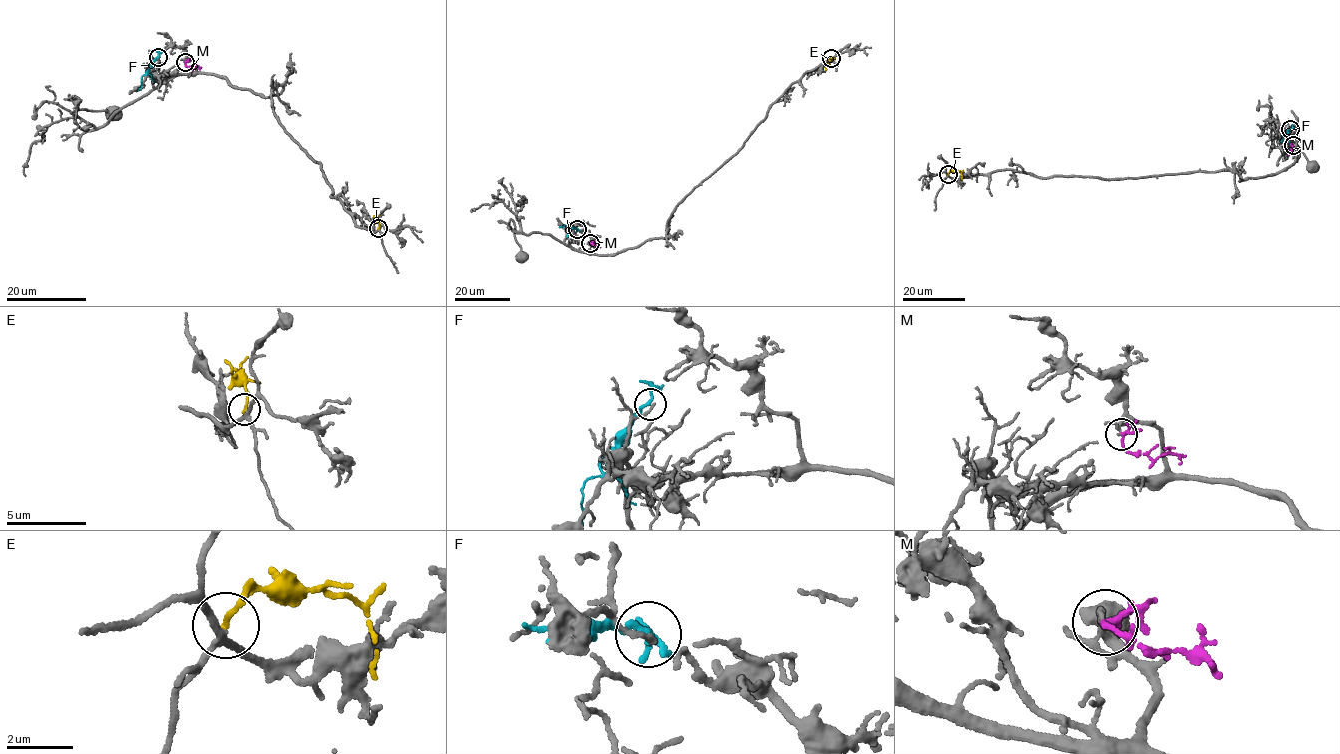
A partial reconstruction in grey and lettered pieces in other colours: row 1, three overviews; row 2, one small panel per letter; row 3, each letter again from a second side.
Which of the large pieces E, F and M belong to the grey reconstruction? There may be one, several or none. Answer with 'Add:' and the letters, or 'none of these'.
Add: none of these

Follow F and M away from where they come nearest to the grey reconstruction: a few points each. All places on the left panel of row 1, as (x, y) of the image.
F: (158, 56), (142, 76), (137, 90)
M: (185, 62), (187, 66), (200, 69)

